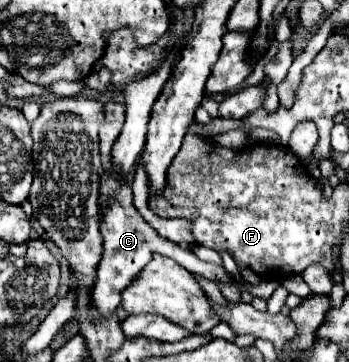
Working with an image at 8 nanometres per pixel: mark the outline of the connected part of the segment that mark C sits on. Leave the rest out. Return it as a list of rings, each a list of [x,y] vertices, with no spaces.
[[[122,182],[118,190],[112,190],[106,206],[100,212],[100,232],[104,236],[104,254],[102,260],[98,264],[98,280],[96,286],[92,290],[92,304],[98,312],[102,314],[110,314],[118,308],[120,304],[120,294],[122,290],[134,280],[134,276],[152,260],[152,254],[162,254],[168,256],[172,260],[176,260],[180,266],[184,266],[186,270],[190,270],[192,274],[200,274],[206,280],[218,282],[218,284],[234,284],[234,278],[230,276],[230,272],[226,272],[226,268],[222,264],[208,264],[198,260],[190,250],[180,248],[178,244],[162,238],[134,208],[132,202],[132,188]]]

